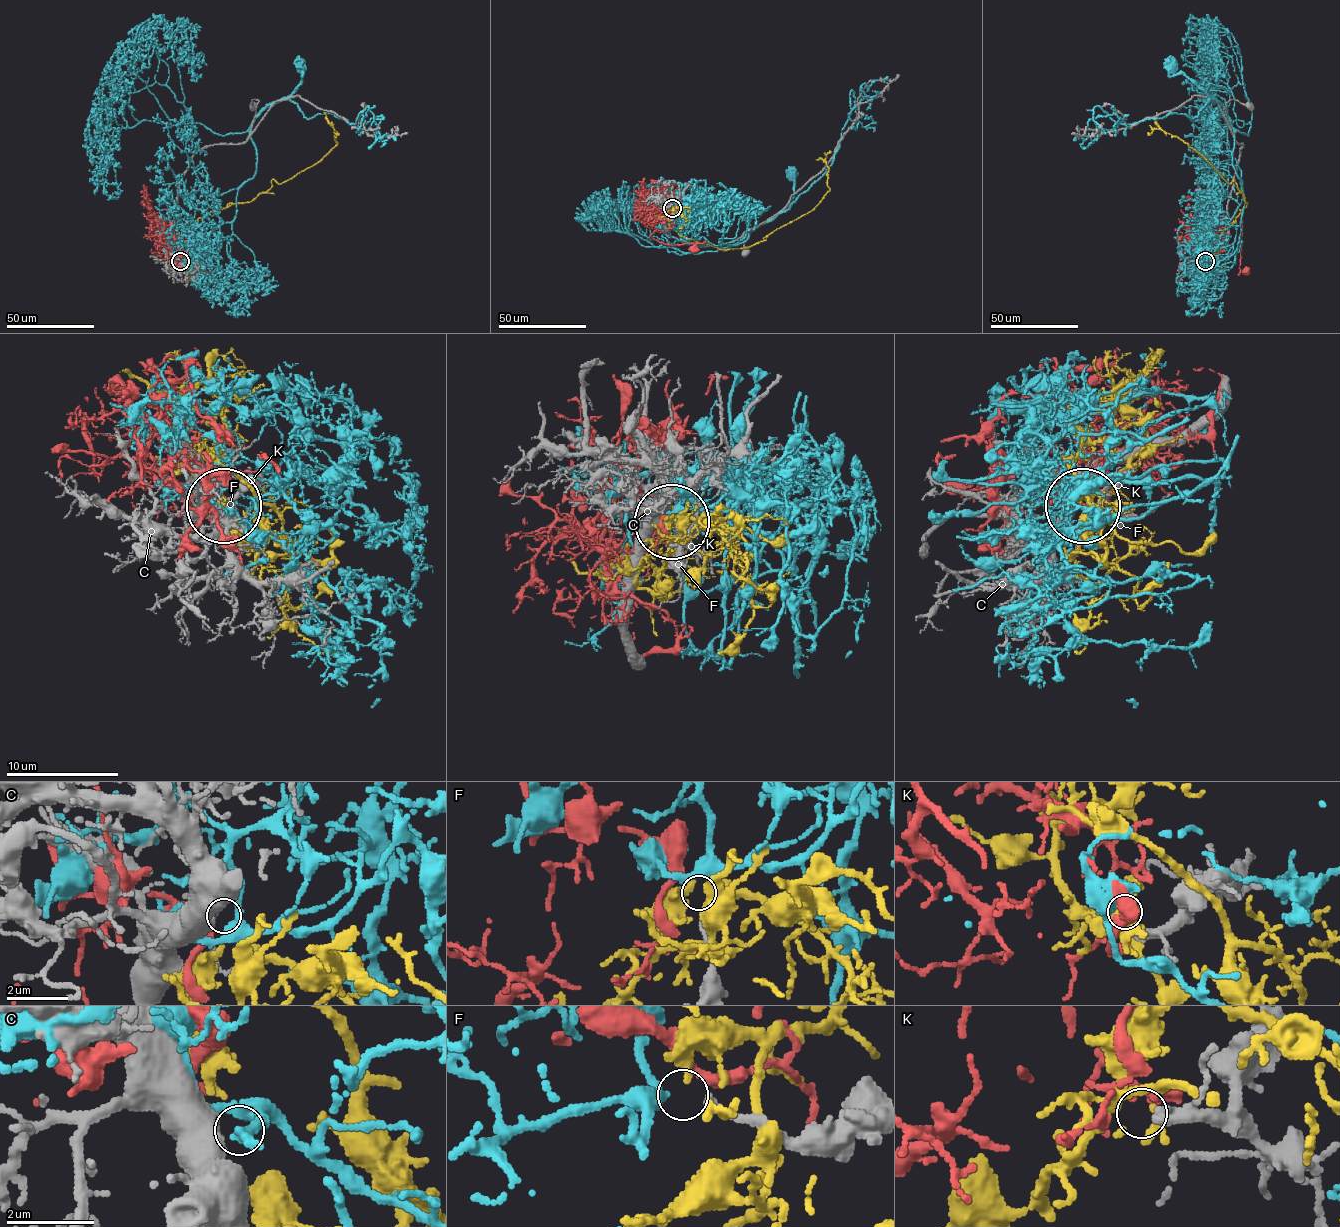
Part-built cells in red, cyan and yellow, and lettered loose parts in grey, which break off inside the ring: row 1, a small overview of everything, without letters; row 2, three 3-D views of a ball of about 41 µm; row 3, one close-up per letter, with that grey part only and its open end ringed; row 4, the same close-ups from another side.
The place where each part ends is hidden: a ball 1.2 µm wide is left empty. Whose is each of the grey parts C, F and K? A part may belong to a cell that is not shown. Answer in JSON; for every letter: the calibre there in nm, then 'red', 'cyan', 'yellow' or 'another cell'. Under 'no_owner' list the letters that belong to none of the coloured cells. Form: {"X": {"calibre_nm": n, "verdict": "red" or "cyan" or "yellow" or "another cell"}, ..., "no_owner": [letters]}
{"C": {"calibre_nm": 650, "verdict": "another cell"}, "F": {"calibre_nm": 170, "verdict": "cyan"}, "K": {"calibre_nm": 240, "verdict": "yellow"}, "no_owner": ["C"]}

